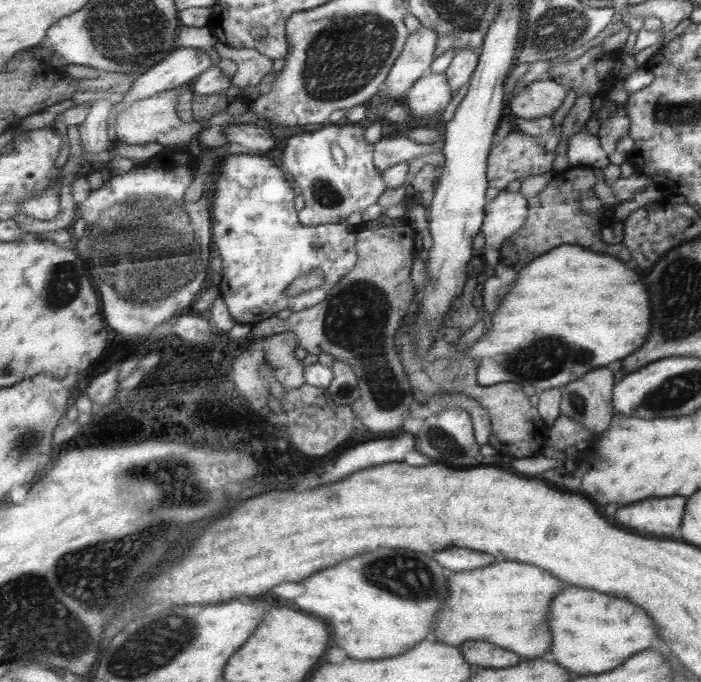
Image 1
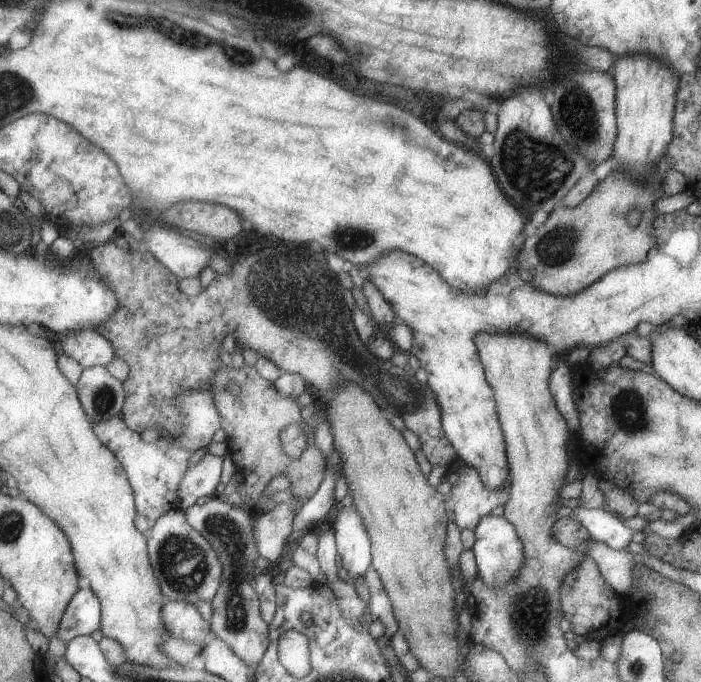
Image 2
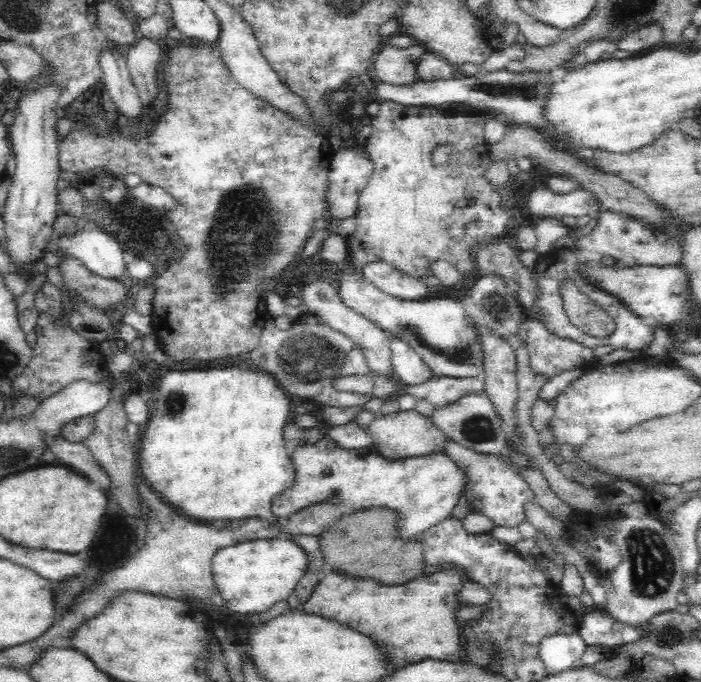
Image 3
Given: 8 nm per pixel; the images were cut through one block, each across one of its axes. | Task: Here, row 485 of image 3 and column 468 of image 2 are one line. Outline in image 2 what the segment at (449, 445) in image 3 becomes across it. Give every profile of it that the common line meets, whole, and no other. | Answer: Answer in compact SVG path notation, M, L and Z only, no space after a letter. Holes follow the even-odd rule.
M460 460L454 461L446 474L452 489L449 498L454 503L453 517L457 526L476 530L480 520L489 516L497 506L509 504L511 488L489 490L479 470Z

